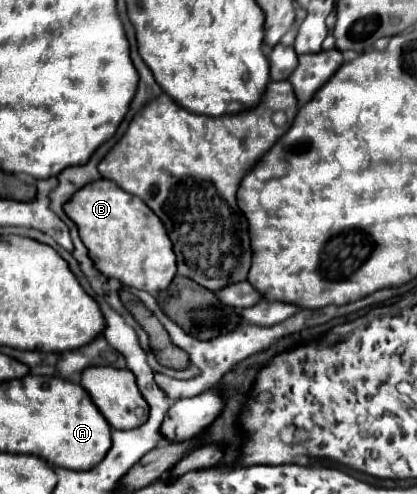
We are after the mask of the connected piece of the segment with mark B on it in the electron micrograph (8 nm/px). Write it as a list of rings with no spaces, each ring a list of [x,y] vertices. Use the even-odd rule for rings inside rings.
[[[97,179],[73,193],[63,209],[67,217],[77,223],[81,241],[103,275],[153,295],[169,287],[177,273],[173,245],[159,217],[139,197],[121,191],[121,187],[109,179]]]

